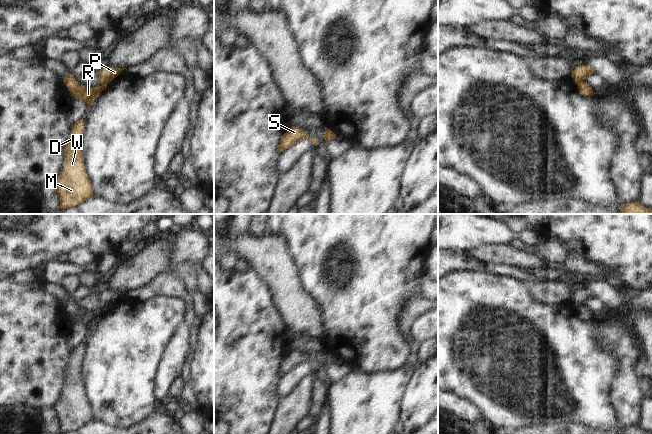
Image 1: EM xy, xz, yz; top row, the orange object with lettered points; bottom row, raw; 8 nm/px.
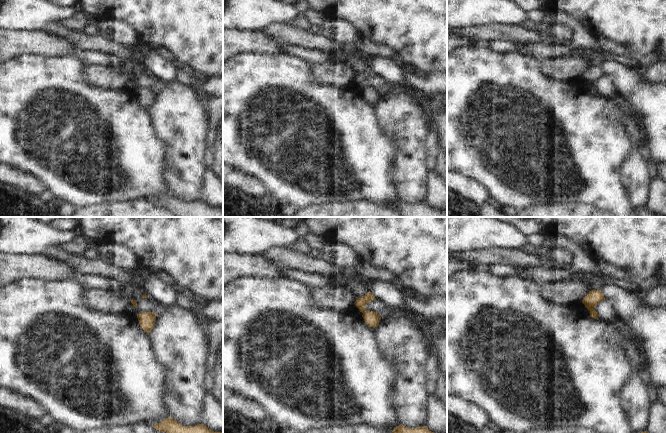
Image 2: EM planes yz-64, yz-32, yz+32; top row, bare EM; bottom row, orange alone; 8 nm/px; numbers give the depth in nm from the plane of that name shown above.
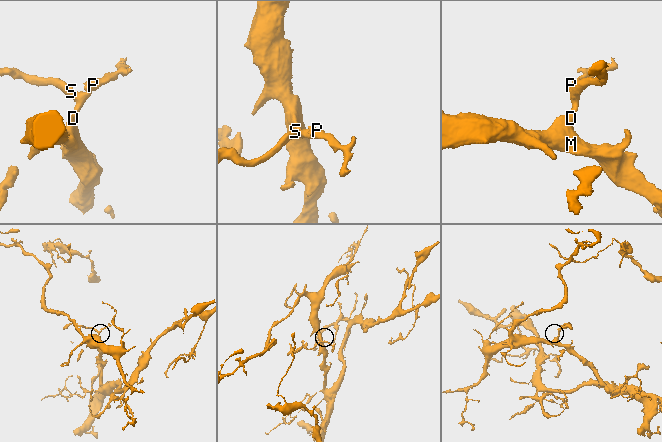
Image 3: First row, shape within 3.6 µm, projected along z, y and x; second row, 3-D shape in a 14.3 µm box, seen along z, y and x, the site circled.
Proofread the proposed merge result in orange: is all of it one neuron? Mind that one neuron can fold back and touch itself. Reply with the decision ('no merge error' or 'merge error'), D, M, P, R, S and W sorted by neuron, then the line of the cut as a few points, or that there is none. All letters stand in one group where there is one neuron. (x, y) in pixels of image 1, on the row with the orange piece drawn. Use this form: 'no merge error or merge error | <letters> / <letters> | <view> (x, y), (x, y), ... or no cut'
merge error | D M R S W / P | xy (106, 83), (101, 85)

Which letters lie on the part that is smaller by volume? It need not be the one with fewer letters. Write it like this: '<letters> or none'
P

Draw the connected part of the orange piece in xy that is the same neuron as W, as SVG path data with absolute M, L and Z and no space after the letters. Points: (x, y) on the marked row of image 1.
M82 118L72 126L65 147L64 169L53 182L60 200L60 209L74 207L94 196L81 151L83 136Z

